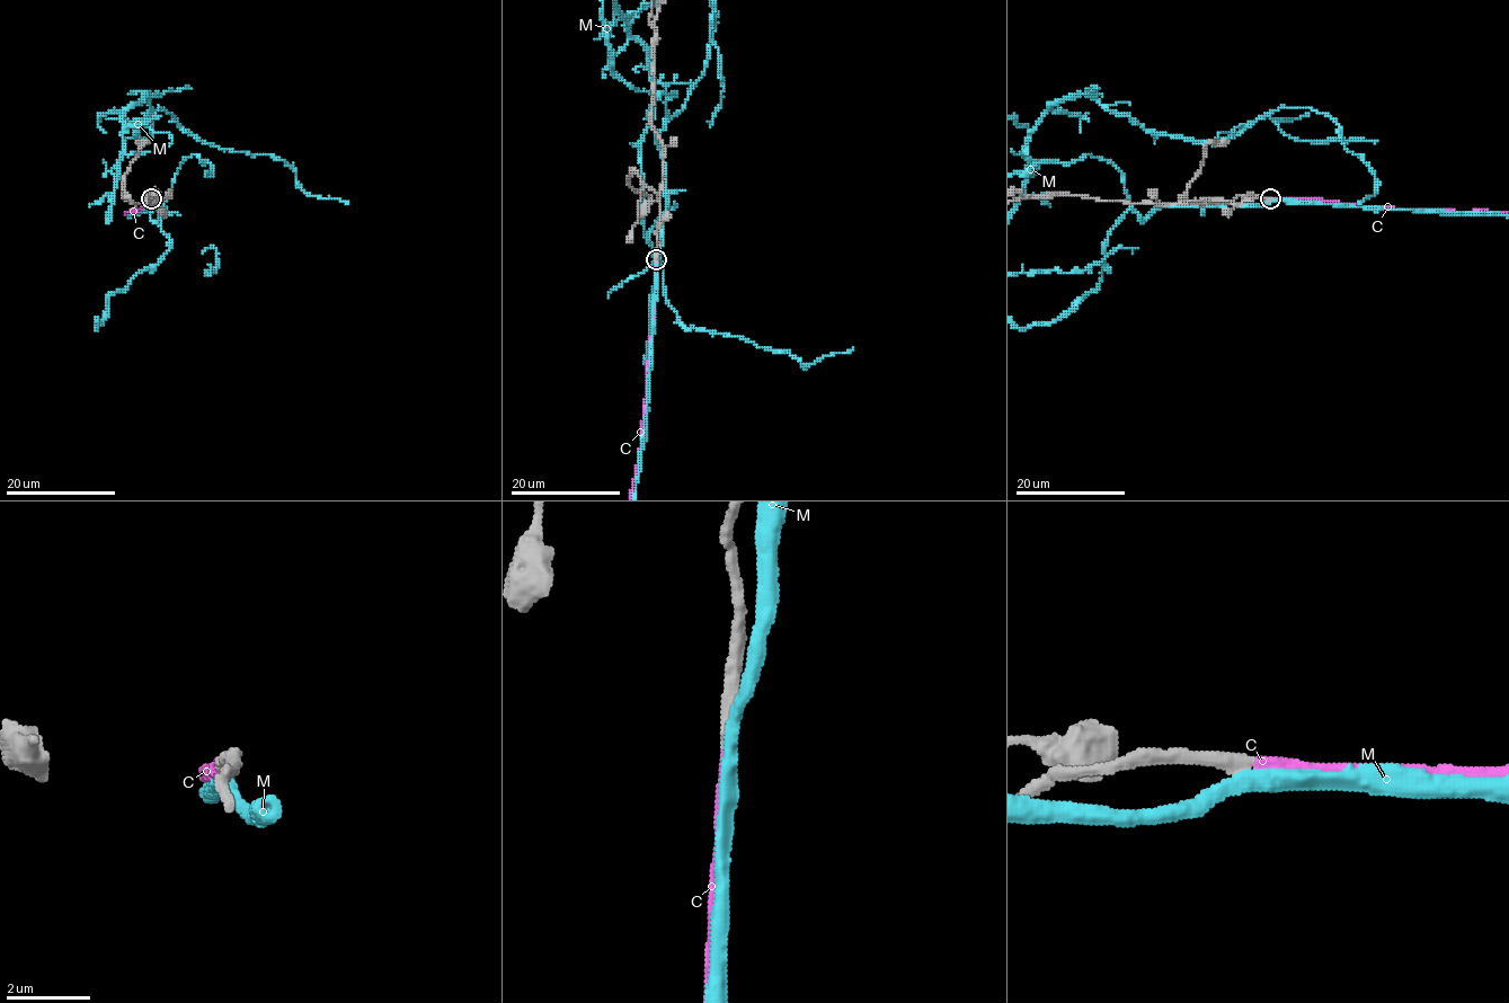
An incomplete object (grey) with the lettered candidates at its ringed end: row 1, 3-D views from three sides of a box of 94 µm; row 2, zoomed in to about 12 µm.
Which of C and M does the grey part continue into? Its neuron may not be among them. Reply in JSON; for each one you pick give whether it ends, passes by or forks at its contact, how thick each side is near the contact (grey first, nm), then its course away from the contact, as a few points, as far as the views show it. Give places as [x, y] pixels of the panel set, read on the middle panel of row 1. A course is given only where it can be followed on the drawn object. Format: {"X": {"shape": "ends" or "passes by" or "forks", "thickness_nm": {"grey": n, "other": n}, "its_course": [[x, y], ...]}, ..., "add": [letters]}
{"C": {"shape": "ends", "thickness_nm": {"grey": 360, "other": 340}}, "add": ["C"]}

